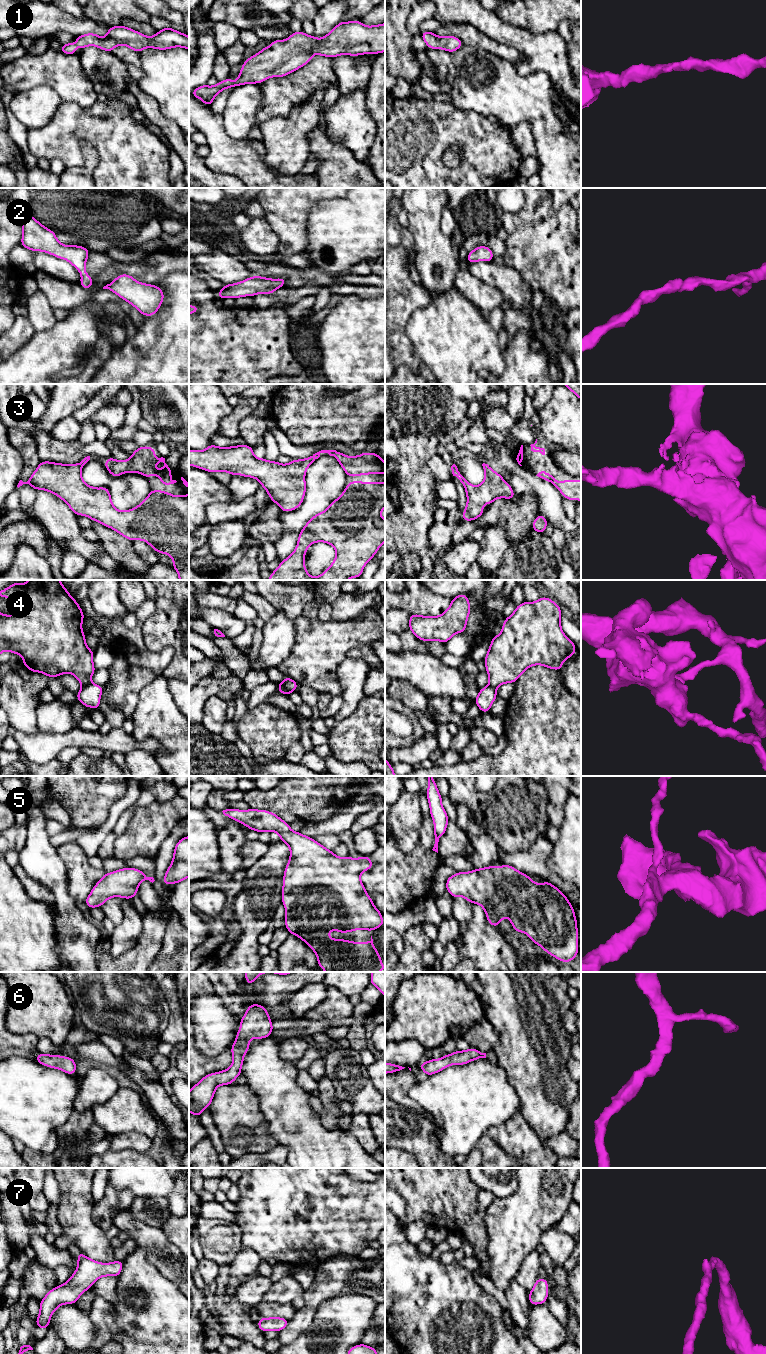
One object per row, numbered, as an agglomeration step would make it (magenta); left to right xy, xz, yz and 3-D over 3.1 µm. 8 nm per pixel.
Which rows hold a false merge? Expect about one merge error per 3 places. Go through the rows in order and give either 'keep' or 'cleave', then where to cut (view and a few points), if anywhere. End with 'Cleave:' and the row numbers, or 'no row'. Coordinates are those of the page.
1: keep | no cut
2: keep | no cut
3: keep | no cut
4: cleave | xz (278, 685), (281, 685), (289, 692)
5: keep | no cut
6: keep | no cut
7: keep | no cut
Cleave: 4

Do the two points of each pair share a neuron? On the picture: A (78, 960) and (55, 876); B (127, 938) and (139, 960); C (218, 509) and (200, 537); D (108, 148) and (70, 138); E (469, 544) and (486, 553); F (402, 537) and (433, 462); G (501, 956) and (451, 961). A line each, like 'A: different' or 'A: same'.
A: same
B: different
C: different
D: same
E: different
F: different
G: different

